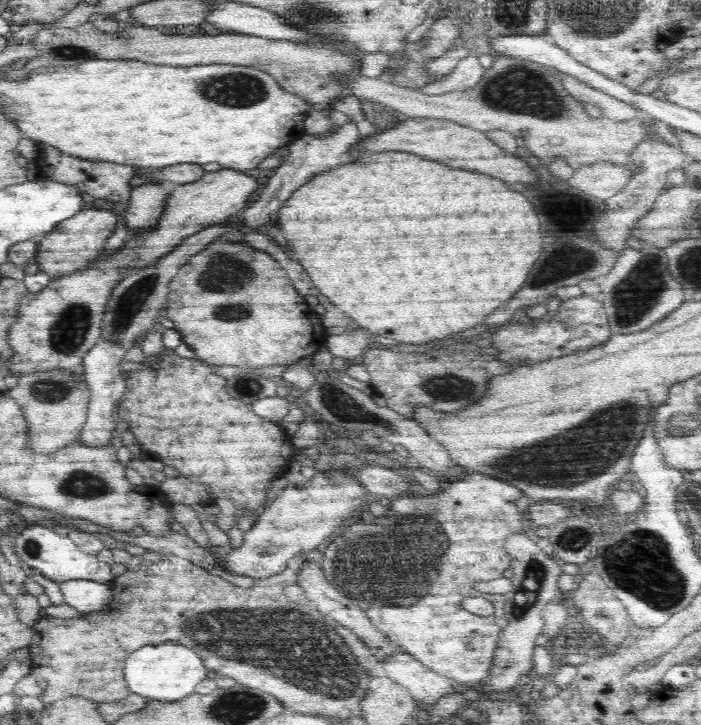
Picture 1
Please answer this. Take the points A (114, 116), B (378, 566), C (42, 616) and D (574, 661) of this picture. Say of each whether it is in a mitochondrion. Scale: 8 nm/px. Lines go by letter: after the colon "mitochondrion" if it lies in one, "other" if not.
A: other
B: mitochondrion
C: other
D: other

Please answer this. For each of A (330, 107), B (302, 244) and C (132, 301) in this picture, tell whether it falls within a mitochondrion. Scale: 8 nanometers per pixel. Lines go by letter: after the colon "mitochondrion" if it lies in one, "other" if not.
A: other
B: other
C: mitochondrion

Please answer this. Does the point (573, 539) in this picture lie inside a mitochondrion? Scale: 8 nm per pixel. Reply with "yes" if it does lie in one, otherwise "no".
yes

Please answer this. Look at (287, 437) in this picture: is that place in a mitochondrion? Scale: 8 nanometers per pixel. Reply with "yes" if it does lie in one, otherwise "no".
no

